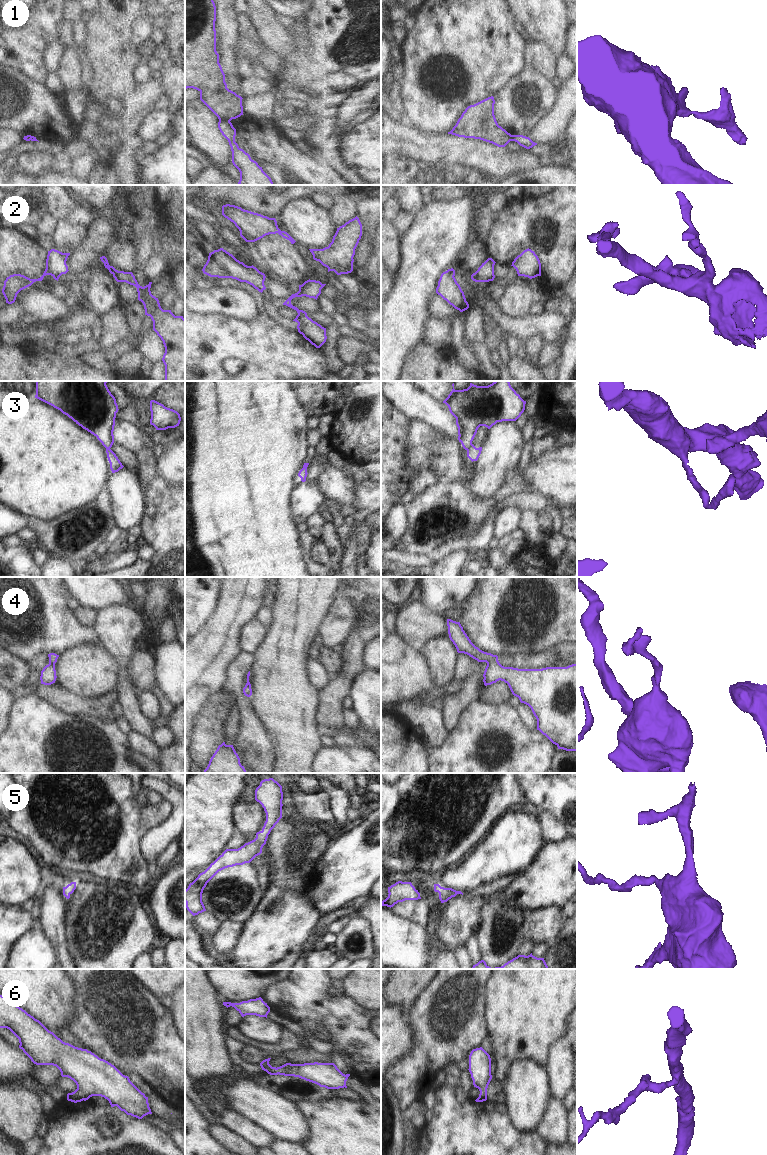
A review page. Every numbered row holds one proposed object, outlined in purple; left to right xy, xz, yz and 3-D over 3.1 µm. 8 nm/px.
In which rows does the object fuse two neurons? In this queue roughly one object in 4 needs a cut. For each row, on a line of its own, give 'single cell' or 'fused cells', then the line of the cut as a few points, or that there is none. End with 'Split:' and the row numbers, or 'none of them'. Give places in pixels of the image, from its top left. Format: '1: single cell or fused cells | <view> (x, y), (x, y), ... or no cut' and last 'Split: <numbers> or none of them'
1: fused cells | xz (219, 119), (227, 119), (229, 121)
2: single cell | no cut
3: fused cells | yz (472, 444), (467, 450)
4: single cell | no cut
5: single cell | no cut
6: single cell | no cut
Split: 1, 3

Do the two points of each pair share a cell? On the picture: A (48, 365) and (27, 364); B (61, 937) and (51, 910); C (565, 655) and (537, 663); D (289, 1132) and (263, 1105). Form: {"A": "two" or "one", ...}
{"A": "one", "B": "one", "C": "one", "D": "one"}

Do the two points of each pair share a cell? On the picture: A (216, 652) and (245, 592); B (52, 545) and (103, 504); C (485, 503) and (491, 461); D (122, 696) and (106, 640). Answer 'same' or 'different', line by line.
A: same
B: same
C: different
D: same

